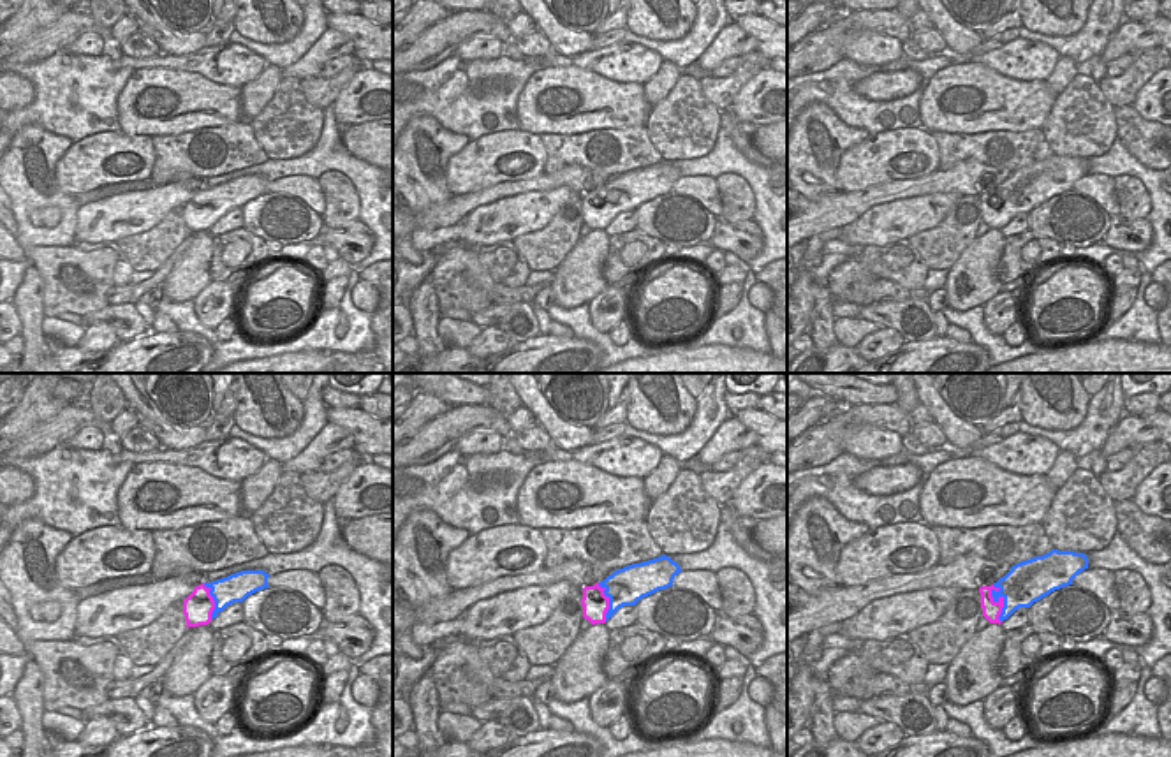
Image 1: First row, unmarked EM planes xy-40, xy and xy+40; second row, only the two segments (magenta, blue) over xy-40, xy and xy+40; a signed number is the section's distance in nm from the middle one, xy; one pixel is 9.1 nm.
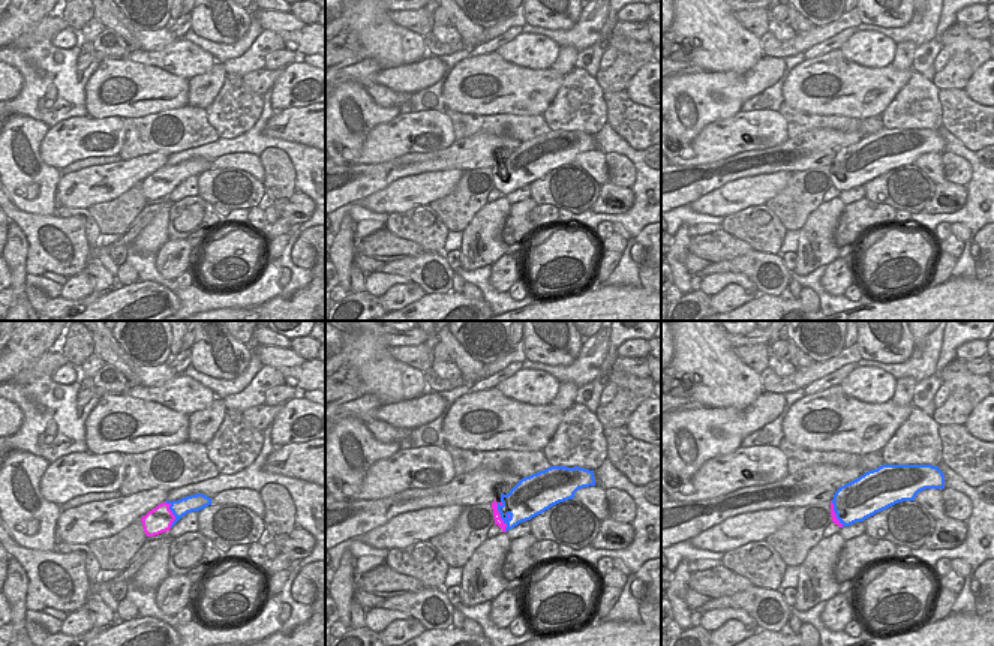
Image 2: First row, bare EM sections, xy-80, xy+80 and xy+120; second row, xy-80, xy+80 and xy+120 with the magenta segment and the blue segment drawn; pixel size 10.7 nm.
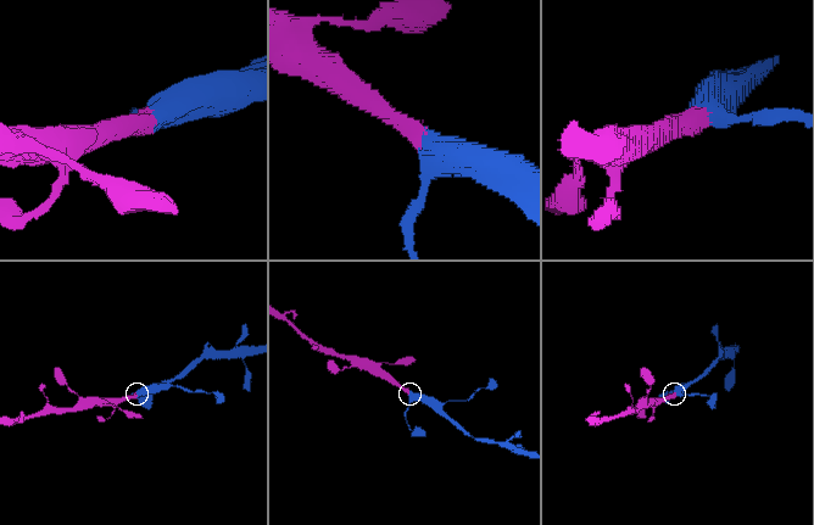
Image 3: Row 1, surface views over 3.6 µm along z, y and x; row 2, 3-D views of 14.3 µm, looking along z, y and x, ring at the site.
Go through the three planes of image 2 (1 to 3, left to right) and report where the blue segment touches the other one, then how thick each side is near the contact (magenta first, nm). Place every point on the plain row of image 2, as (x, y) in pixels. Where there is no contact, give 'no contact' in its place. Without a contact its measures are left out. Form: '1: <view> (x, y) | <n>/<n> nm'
1: xy-80 (173, 179) | 280/180 nm
2: xy+80 (499, 180) | 90/320 nm
3: xy+120 (835, 179) | 70/420 nm

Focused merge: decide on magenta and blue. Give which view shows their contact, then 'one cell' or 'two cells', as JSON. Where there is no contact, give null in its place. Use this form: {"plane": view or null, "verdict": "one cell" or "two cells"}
{"plane": "xy+40", "verdict": "one cell"}

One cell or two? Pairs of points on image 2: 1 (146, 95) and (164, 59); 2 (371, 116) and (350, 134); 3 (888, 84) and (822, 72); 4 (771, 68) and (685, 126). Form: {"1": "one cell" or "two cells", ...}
{"1": "two cells", "2": "one cell", "3": "one cell", "4": "one cell"}

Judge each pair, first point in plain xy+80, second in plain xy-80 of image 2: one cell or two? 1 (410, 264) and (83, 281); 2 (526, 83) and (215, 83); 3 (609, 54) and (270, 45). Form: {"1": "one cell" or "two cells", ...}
{"1": "two cells", "2": "two cells", "3": "two cells"}

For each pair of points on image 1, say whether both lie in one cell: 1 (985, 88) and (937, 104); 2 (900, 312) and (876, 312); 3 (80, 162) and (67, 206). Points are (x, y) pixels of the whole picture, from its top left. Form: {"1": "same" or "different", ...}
{"1": "same", "2": "same", "3": "different"}

